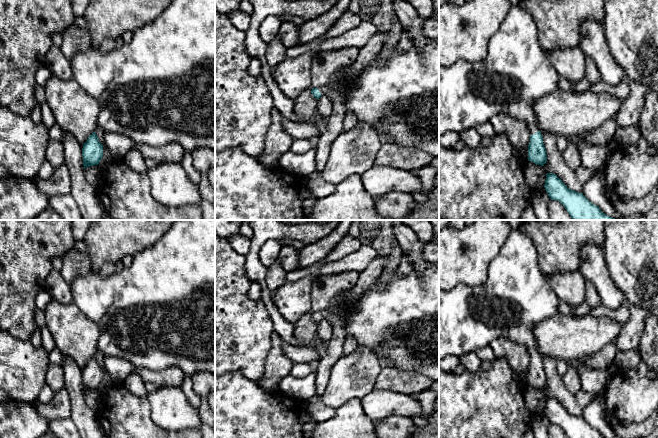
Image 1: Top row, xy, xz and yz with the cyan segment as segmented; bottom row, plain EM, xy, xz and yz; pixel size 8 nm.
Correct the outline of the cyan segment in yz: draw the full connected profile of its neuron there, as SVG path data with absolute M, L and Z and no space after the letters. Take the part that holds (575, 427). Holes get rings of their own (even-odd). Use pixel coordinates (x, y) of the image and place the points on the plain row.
M546 398L544 412L551 424L559 425L569 438L605 438L583 417L569 413L557 399Z

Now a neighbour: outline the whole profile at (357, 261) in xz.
M362 245L357 251L341 258L338 261L326 262L325 259L304 269L296 269L286 273L287 282L295 282L308 275L329 275L341 272L362 272L378 255L377 251L368 245Z

